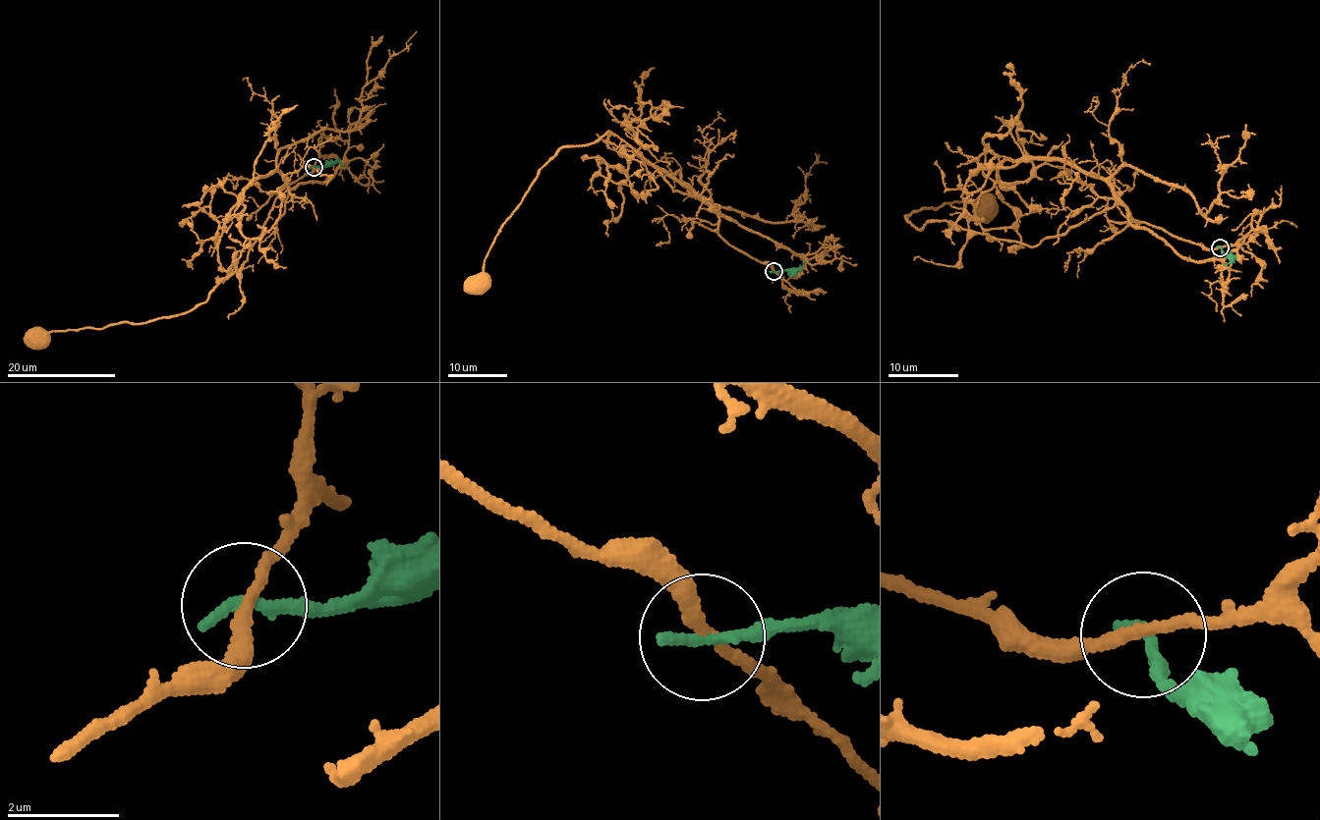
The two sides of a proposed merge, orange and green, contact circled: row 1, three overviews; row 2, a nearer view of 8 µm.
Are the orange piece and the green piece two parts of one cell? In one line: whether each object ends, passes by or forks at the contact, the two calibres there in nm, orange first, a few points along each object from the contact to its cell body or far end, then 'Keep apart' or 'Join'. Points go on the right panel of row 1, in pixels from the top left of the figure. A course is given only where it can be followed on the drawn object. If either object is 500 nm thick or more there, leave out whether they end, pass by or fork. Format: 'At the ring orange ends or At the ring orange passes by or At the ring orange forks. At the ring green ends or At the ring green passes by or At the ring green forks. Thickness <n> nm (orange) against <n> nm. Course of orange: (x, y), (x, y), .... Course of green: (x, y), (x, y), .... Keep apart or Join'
At the ring orange passes by. At the ring green ends. Thickness 200 nm (orange) against 240 nm. Course of orange: (1220, 246), (1137, 222), (1116, 204), (1035, 246), (938, 220), (918, 230), (905, 214), (946, 201), (984, 207). Course of green: (1220, 246), (1233, 262), (1224, 264). Keep apart

